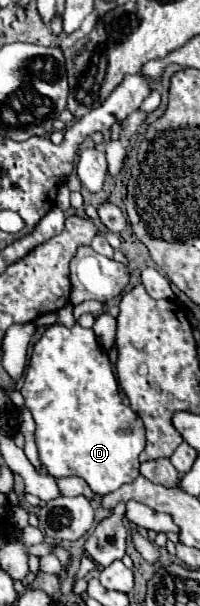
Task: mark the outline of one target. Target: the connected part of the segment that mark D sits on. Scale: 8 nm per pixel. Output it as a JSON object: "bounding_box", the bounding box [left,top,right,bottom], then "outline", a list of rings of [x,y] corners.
{"bounding_box":[20,324,146,496],"outline":[[[64,324],[48,326],[44,334],[34,342],[24,386],[20,392],[26,400],[26,408],[32,412],[36,422],[34,438],[40,462],[54,478],[80,476],[86,480],[94,494],[104,496],[118,490],[122,484],[134,482],[140,476],[138,456],[146,446],[144,424],[132,408],[122,404],[112,364],[104,348],[96,344],[92,328],[82,328],[80,324],[74,324],[72,328]]]}

